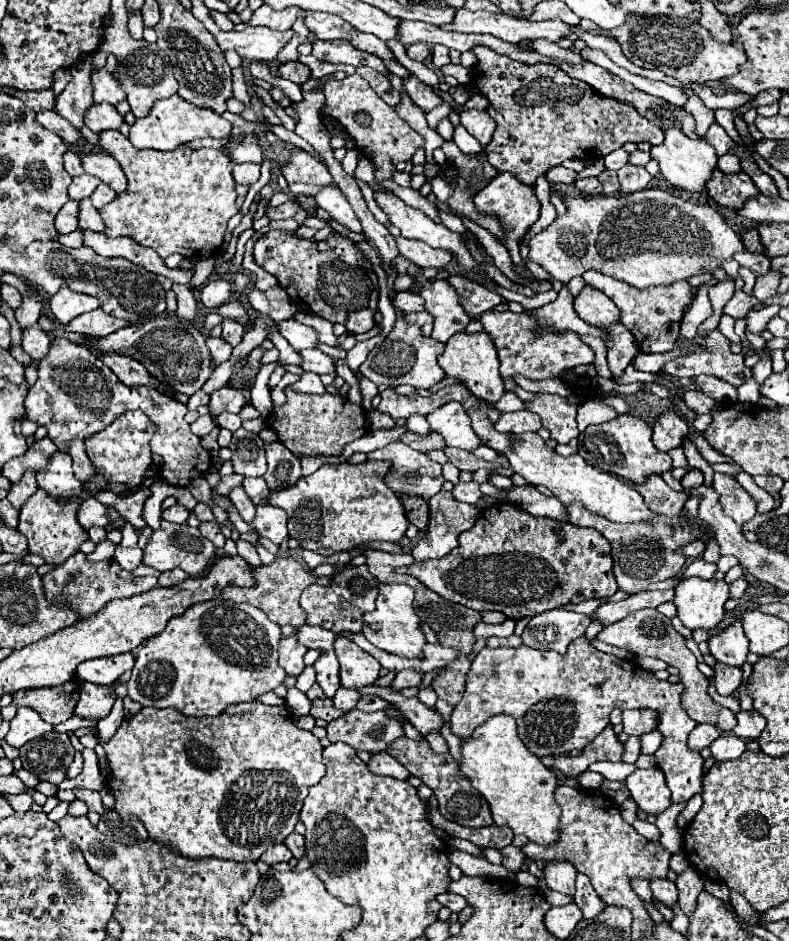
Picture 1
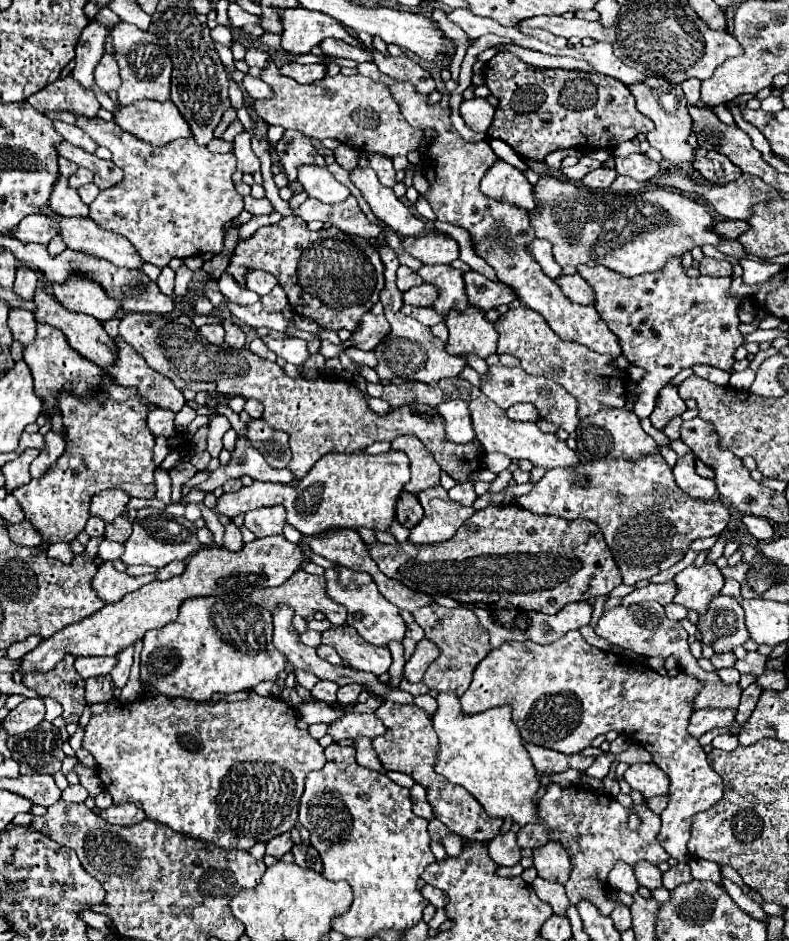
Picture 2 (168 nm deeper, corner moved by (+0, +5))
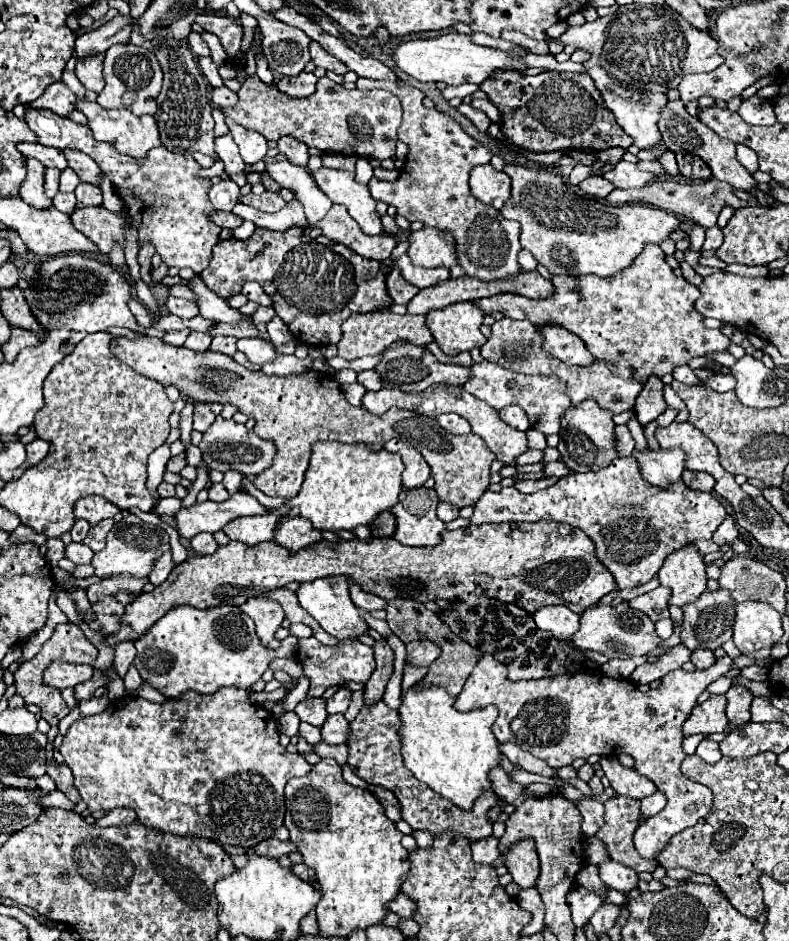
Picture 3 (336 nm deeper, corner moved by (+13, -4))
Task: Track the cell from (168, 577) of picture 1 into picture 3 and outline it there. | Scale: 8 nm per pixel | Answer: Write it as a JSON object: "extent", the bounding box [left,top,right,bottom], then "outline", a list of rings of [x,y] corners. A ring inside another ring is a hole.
{"extent":[148,554,174,586],"outline":[[[162,554],[162,556],[154,562],[154,570],[150,572],[148,580],[150,580],[154,586],[160,586],[160,584],[168,578],[168,574],[172,572],[172,568],[174,568],[172,554]]]}

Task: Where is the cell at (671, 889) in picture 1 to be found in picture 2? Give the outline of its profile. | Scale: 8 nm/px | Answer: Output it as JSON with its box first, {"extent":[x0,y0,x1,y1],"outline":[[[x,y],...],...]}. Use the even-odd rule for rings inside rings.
{"extent":[633,861,661,891],"outline":[[[639,861],[633,865],[633,871],[635,871],[635,879],[649,891],[661,887],[661,871],[653,863]]]}

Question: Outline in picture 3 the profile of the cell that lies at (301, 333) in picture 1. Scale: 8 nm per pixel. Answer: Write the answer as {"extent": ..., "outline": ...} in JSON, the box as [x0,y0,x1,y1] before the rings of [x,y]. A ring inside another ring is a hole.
{"extent":[190,276,252,324],"outline":[[[194,276],[192,278],[192,284],[190,288],[198,294],[198,308],[200,308],[200,314],[212,322],[226,322],[226,324],[240,324],[244,320],[250,320],[252,316],[246,316],[242,314],[240,310],[228,306],[228,302],[220,296],[216,296],[212,290],[208,290],[204,286],[204,282],[200,280],[200,276]]]}

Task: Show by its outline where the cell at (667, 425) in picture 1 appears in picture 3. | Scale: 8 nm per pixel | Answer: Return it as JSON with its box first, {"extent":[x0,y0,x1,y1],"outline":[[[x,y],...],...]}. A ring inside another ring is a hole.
{"extent":[636,376,664,426],"outline":[[[650,376],[648,382],[644,384],[644,390],[636,396],[636,418],[642,426],[654,422],[664,410],[664,382],[658,376]]]}

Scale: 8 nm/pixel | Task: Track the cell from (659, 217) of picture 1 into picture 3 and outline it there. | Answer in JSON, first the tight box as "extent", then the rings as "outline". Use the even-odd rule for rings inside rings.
{"extent":[500,164,680,278],"outline":[[[506,164],[504,172],[512,178],[512,196],[500,214],[522,224],[522,248],[530,250],[552,274],[596,274],[610,278],[628,268],[646,244],[662,244],[680,228],[680,220],[674,214],[648,204],[606,206],[594,198],[584,198],[574,188],[566,188],[560,174],[546,168],[534,170],[520,164]]]}

